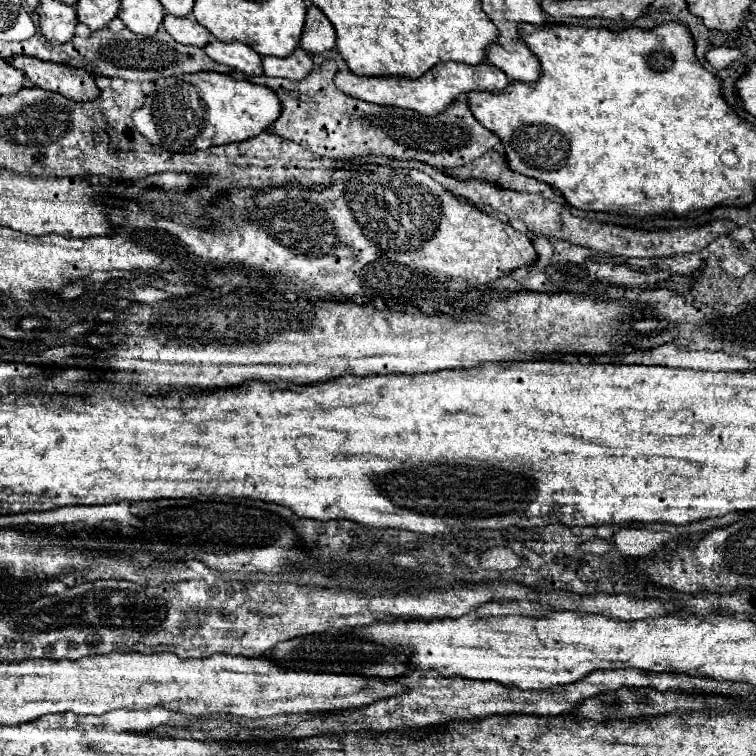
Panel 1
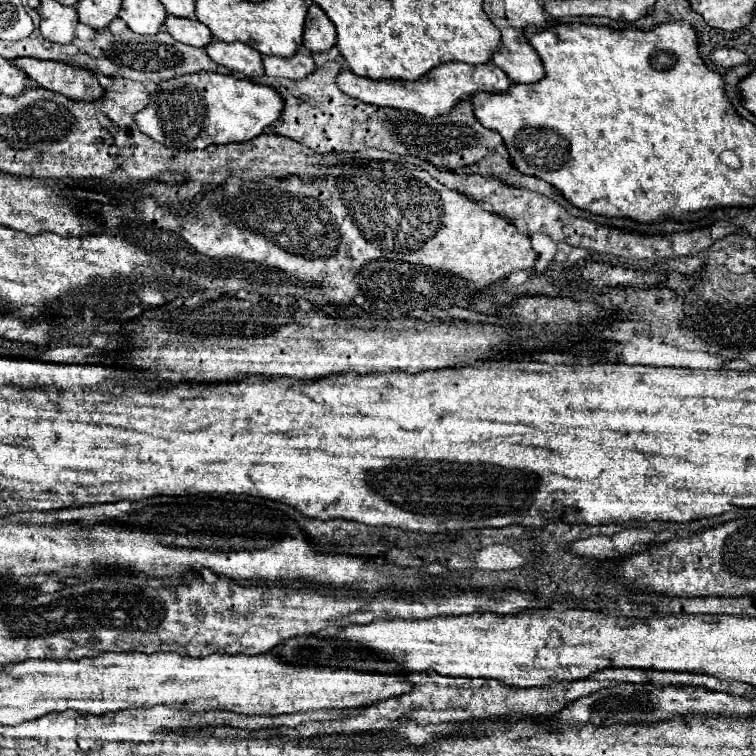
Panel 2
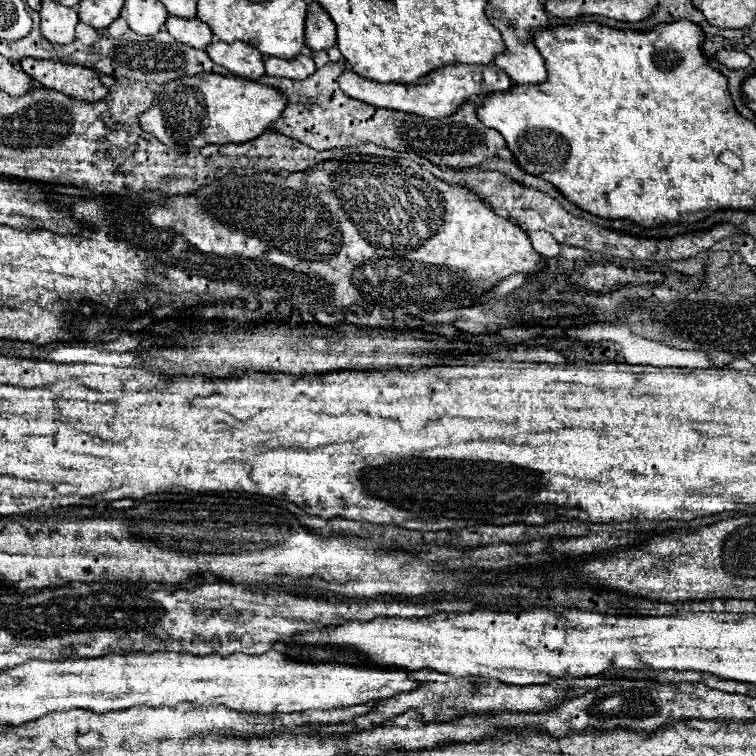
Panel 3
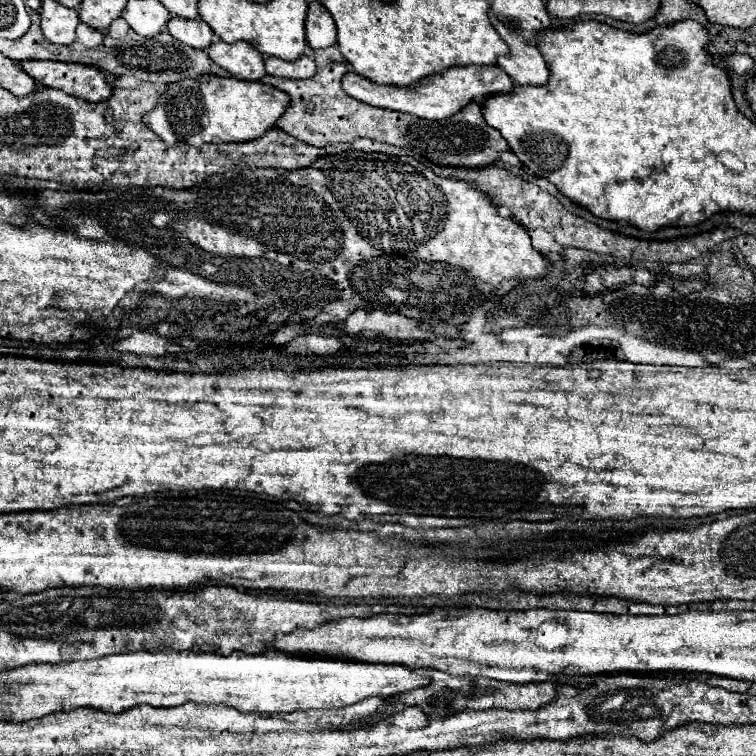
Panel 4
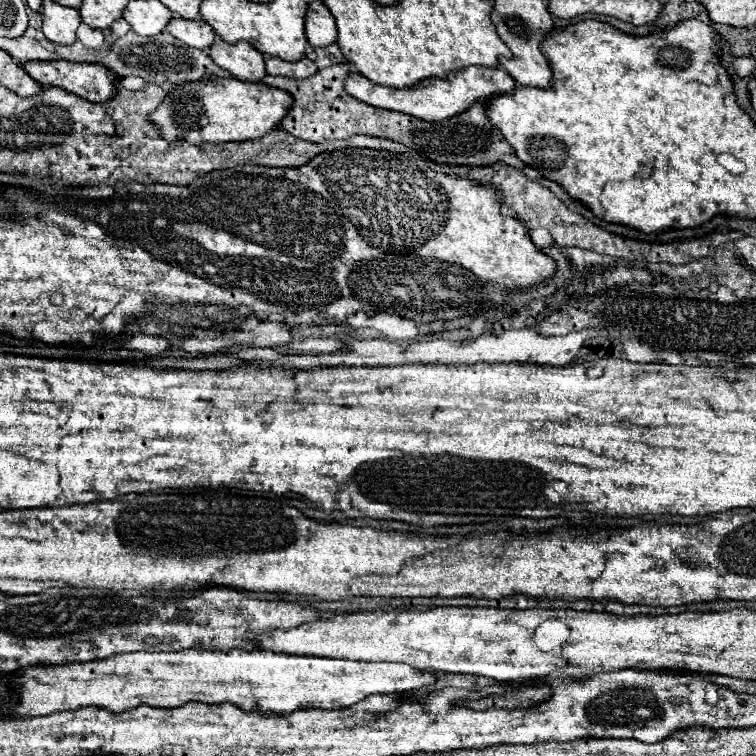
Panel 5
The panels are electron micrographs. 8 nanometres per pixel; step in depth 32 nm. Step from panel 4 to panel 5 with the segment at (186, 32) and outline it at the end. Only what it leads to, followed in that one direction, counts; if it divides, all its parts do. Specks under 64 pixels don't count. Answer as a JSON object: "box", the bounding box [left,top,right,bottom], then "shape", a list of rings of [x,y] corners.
{"box":[168,18,214,48],"shape":[[[172,18],[168,22],[168,32],[178,38],[180,42],[192,46],[192,48],[208,48],[214,42],[214,32],[204,20],[184,20],[184,18]]]}

